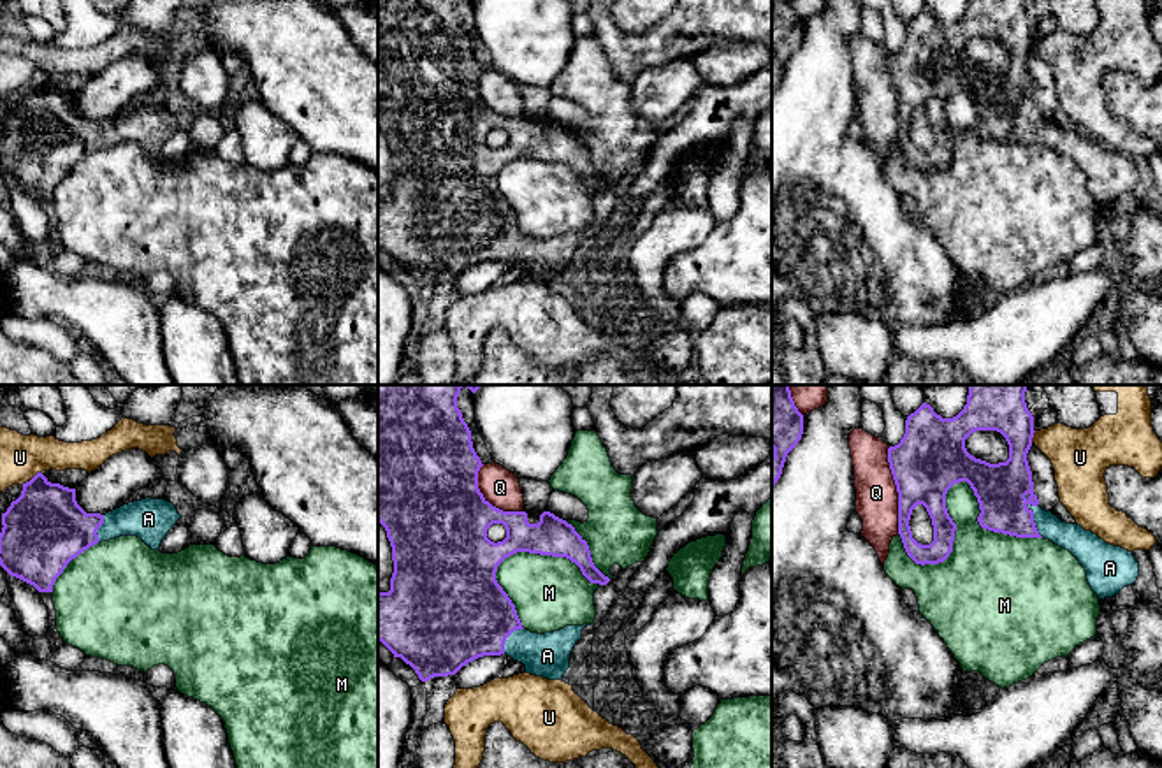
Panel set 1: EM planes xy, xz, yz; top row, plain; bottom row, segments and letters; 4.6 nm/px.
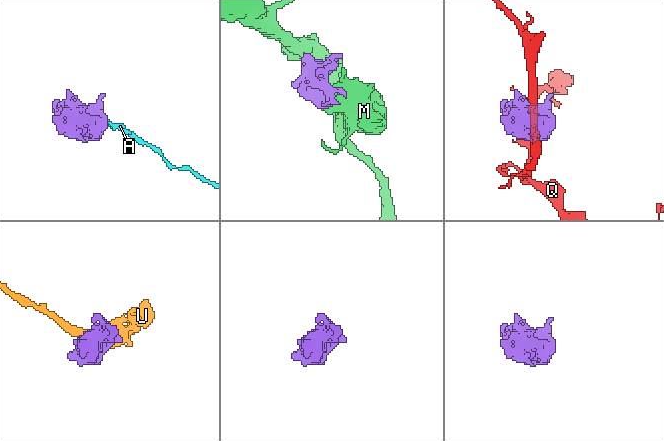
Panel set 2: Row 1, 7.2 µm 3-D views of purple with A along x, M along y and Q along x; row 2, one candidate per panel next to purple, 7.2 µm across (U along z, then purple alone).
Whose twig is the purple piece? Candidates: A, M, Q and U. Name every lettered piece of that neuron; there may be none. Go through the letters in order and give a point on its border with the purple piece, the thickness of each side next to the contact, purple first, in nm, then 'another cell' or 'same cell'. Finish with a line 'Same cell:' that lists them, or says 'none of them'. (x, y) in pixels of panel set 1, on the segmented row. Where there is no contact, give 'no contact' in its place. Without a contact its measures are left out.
A: meets purple in yz at (1032, 521); 240 nm thick on the purple side, 130 nm on the other; same cell
M: meets purple in yz at (946, 492); 320 nm thick on the purple side, 160 nm on the other; another cell
Q: meets purple in yz at (897, 491); 320 nm thick on the purple side, 190 nm on the other; another cell
U: meets purple in xy at (32, 478); 380 nm thick on the purple side, 200 nm on the other; another cell
Same cell: A

